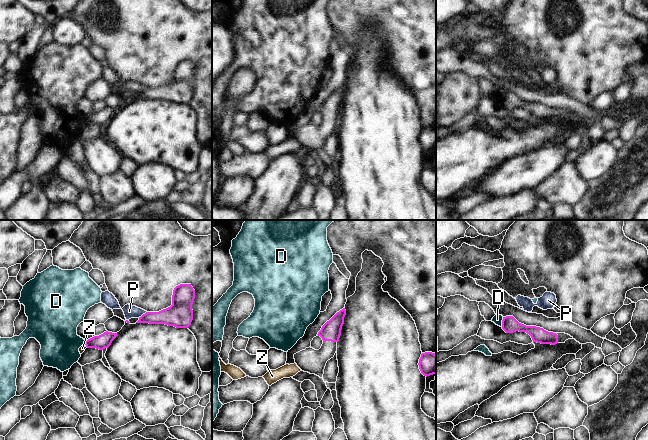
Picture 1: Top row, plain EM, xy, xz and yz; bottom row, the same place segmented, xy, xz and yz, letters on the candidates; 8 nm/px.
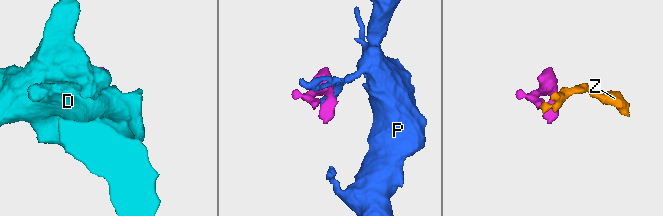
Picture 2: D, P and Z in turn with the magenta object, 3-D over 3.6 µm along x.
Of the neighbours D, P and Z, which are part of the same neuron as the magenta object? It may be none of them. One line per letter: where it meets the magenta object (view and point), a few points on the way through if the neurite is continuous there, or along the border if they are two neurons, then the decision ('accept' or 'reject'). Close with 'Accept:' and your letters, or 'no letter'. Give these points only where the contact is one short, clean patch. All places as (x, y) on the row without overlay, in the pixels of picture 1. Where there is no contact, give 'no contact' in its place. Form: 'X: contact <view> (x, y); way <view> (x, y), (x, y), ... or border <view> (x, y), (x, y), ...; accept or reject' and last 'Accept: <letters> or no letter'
D: contact yz (502, 98); reject
P: contact xy (143, 90); reject
Z: contact xy (86, 122); border xy (85, 120), (87, 123); reject
Accept: no letter

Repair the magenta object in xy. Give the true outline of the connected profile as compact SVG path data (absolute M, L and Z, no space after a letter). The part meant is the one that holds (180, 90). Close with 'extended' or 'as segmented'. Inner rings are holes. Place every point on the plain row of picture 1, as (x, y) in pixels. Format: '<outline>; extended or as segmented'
M180 60L173 66L172 81L159 88L146 88L136 99L165 100L188 104L193 96L195 66L191 60Z; as segmented

